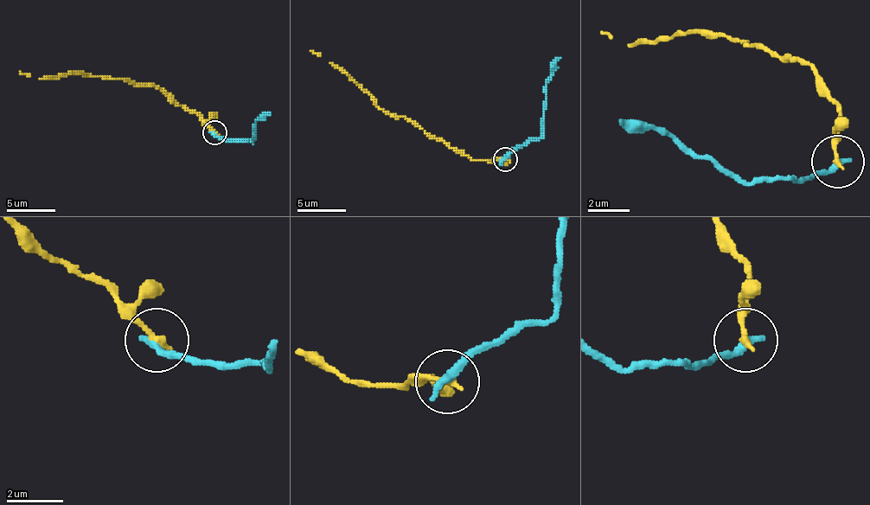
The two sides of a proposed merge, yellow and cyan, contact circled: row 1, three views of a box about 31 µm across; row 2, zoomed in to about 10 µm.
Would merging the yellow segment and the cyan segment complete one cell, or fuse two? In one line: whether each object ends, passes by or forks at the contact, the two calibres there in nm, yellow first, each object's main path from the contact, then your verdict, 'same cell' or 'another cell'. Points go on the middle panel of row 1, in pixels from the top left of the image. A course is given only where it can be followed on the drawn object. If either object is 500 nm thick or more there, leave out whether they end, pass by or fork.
yellow ends; cyan ends; calibres 220 and 320 nm; course yellow (505, 160), (473, 160), (403, 116), (386, 114), (349, 77), (310, 50); course cyan (505, 160), (514, 150), (541, 136), (546, 82), (560, 58); another cell

